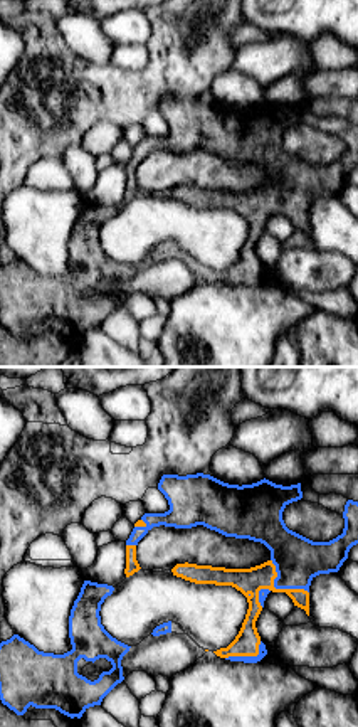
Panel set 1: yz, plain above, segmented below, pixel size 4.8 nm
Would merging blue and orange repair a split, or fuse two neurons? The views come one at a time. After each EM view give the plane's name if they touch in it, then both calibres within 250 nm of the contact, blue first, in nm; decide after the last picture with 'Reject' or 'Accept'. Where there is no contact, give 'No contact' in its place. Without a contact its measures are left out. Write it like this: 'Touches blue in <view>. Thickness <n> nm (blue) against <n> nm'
Touches blue in yz. Thickness 220 nm (blue) against 130 nm

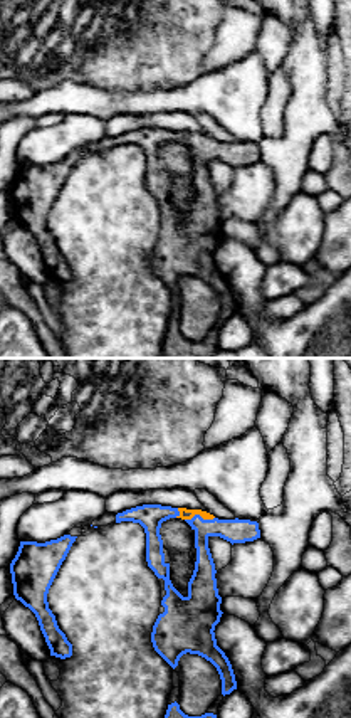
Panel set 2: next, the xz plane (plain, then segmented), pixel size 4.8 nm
Touches blue in xz. Thickness 120 nm (blue) against 50 nm

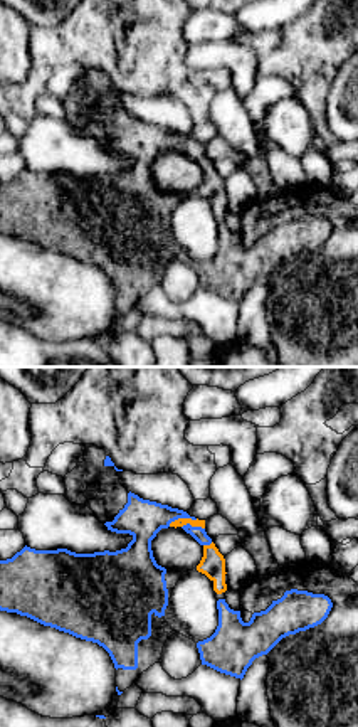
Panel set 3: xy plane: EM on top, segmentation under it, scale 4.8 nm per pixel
Touches blue in xy. Thickness 190 nm (blue) against 50 nm

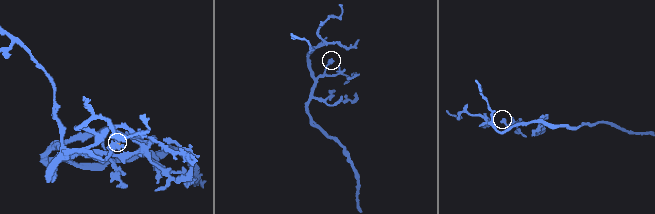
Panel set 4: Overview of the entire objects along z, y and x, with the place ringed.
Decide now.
Accept

